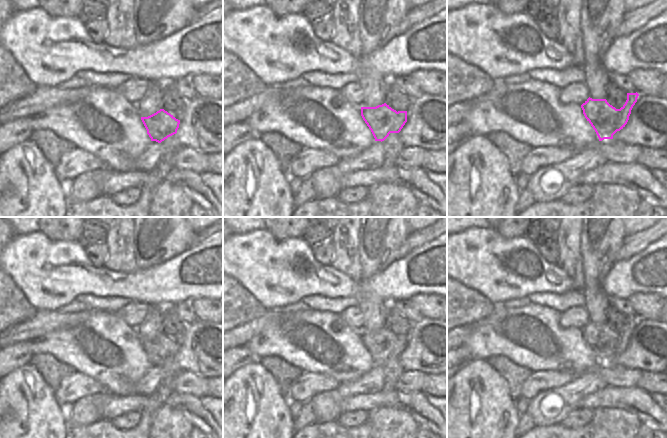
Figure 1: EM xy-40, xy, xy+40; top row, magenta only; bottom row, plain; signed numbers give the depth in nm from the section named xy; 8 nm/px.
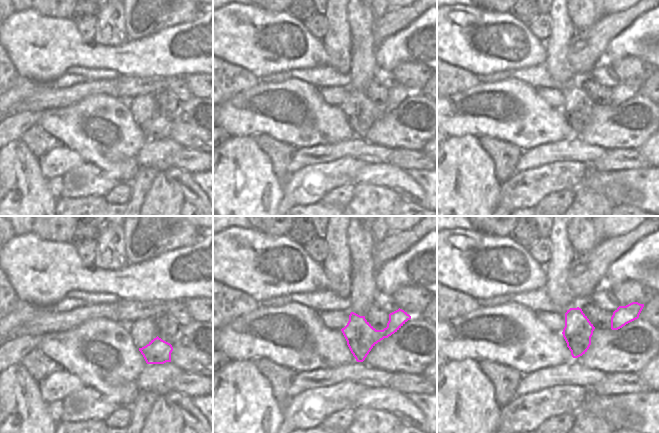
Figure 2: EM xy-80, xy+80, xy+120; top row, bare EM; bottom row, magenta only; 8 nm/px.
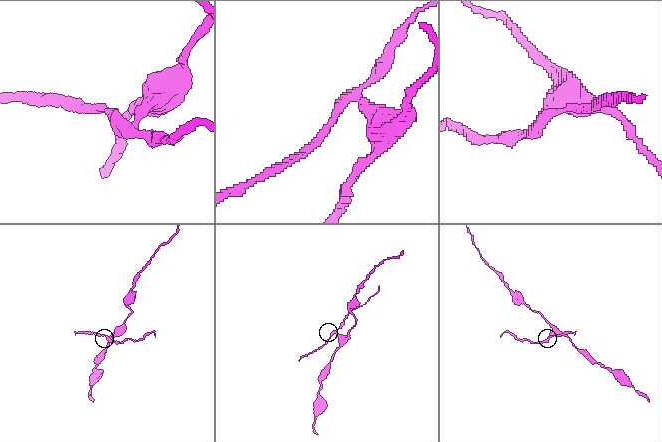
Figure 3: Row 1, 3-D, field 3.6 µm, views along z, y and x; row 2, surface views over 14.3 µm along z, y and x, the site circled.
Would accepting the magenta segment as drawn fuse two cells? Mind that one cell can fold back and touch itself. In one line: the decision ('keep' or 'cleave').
cleave

